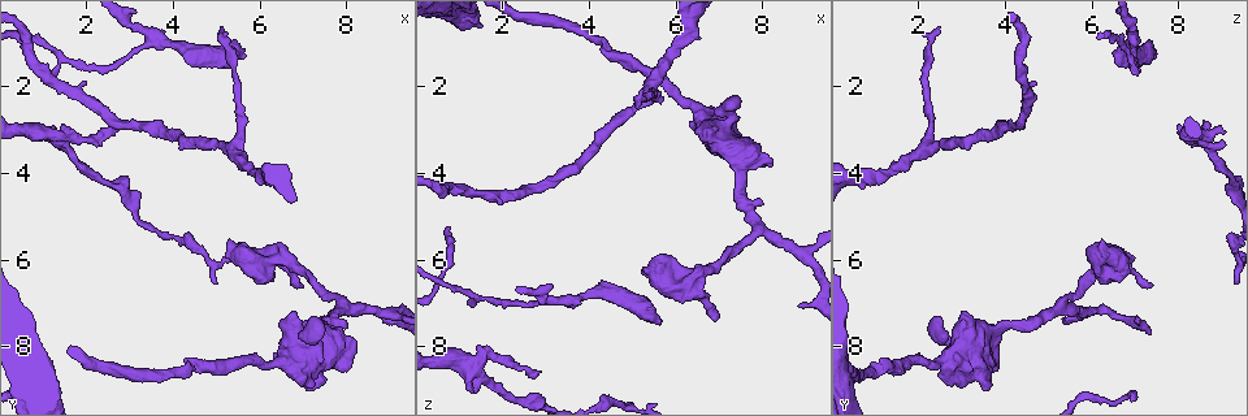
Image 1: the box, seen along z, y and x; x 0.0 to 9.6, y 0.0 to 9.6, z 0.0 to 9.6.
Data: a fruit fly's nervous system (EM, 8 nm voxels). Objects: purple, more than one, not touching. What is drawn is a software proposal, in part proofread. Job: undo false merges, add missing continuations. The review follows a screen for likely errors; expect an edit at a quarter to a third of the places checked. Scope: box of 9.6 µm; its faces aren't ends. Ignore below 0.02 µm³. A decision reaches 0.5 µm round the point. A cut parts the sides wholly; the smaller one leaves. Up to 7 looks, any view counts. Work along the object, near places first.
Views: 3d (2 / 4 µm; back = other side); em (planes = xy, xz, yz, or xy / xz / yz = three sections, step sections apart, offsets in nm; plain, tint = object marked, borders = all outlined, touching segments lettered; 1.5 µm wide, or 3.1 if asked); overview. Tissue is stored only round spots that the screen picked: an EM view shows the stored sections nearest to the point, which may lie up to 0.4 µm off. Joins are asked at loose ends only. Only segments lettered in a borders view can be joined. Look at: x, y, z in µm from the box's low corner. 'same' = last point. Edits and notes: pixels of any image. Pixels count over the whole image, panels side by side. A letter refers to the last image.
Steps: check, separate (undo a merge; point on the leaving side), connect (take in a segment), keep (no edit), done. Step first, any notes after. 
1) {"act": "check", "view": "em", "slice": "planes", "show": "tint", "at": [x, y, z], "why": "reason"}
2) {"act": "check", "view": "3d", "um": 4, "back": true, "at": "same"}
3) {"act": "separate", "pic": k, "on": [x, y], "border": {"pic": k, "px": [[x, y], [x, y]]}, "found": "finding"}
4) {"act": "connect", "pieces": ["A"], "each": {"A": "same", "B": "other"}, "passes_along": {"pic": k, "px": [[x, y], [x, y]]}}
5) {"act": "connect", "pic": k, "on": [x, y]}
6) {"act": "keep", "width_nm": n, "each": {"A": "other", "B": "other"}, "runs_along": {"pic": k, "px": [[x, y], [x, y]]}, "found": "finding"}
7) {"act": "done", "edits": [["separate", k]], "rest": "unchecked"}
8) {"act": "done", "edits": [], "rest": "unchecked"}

{"act": "check", "view": "3d", "um": 4, "at": [5.65, 1.25, 7.45], "why": "branch stops here"}

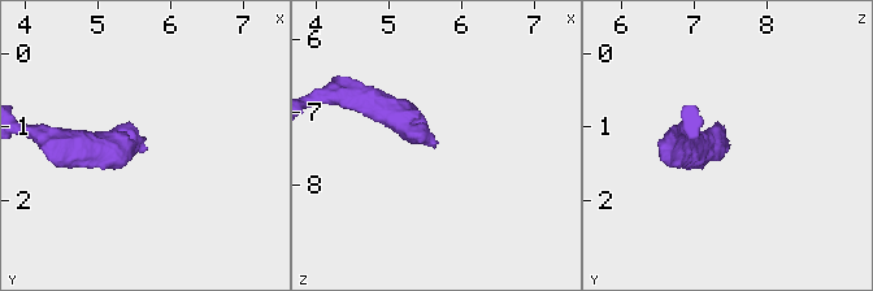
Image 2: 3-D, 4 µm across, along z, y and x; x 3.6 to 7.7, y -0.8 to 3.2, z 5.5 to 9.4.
{"act": "check", "view": "em", "slice": "xz", "step": 4, "show": "borders", "at": [5.70, 1.25, 7.40], "why": "now the EM"}

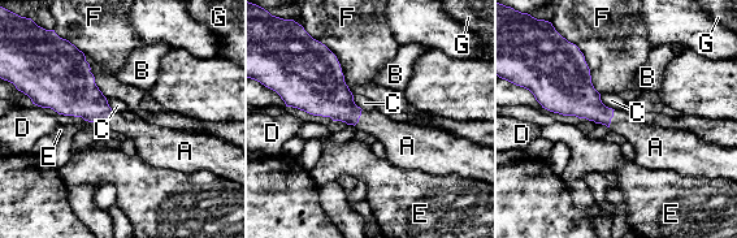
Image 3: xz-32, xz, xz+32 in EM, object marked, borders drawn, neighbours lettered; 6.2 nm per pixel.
{"act": "connect", "pieces": ["A"], "longest_contact_nm": ["F", 400], "each": {"A": "same", "B": "other", "C": "other", "D": "other", "E": "other", "F": "other", "G": "other"}, "passes_along": {"pic": 3, "px": [[577, 96], [611, 117], [645, 138]]}, "found": "it goes on there"}

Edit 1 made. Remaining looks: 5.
{"act": "check", "view": "3d", "um": 4, "at": [3.55, 0.85, 6.95], "why": "sudden change in width"}

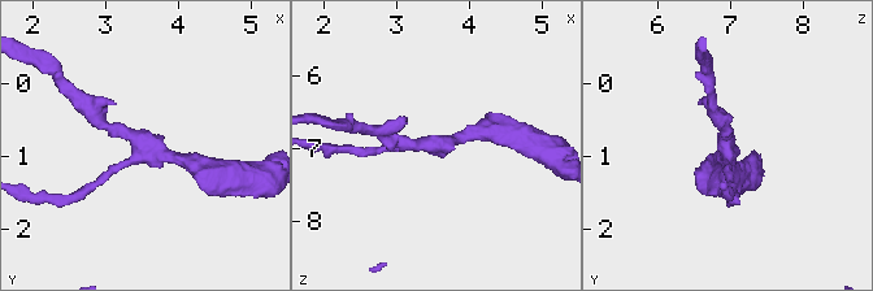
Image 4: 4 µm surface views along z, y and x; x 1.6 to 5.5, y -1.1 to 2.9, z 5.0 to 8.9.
{"act": "check", "view": "em", "slice": "planes", "show": "plain", "at": [3.50, 0.85, 6.95], "arms": 3}

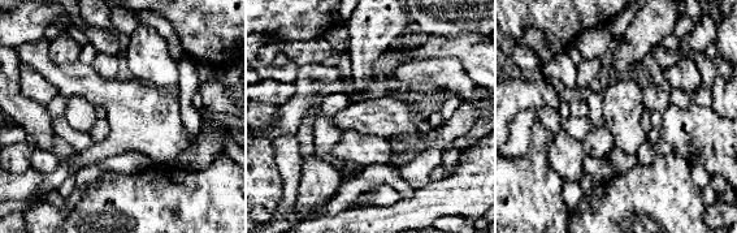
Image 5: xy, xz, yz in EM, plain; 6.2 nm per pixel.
{"act": "check", "view": "em", "slice": "planes", "show": "borders", "at": "same"}

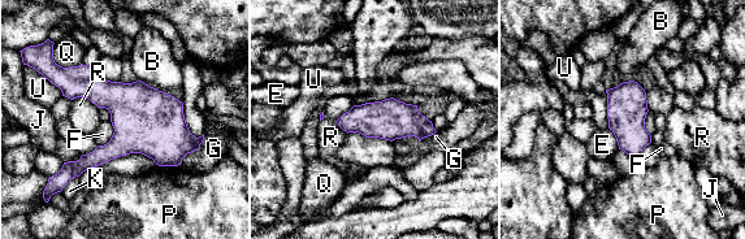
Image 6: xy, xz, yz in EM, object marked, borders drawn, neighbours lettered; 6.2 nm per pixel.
{"act": "keep", "width_nm": 260, "each": {"B": "other", "E": "other", "F": "other", "G": "other", "J": "other", "K": "other", "P": "other", "Q": "other", "R": "other", "U": "other"}, "border": {"pic": 6, "px": [[111, 121], [112, 137], [98, 146]]}, "found": "continuous, no second cell"}

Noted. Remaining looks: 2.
{"act": "check", "view": "em", "slice": "planes", "show": "borders", "at": [2.85, 2.85, 8.55], "why": "free end"}

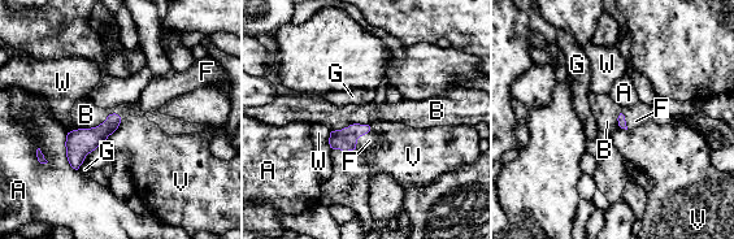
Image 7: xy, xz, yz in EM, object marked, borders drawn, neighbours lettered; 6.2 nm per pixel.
{"act": "connect", "pieces": ["F"], "each": {"A": "other", "B": "other", "F": "same", "G": "other", "V": "other", "W": "other"}, "passes_along": {"pic": 7, "px": [[346, 139], [359, 137], [369, 140]]}, "found": "it goes on there"}

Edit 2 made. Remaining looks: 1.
{"act": "done", "edits": [["connect", 3], ["connect", 7]], "rest": "unchecked"}

